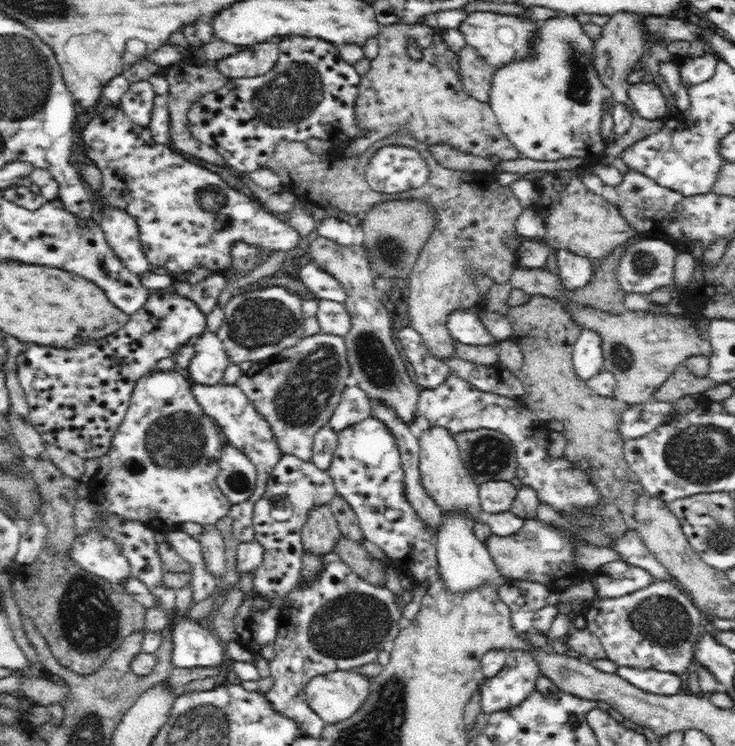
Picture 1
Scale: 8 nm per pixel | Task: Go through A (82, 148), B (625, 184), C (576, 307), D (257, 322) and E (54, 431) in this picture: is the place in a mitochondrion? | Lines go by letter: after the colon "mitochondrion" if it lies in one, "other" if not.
A: other
B: other
C: other
D: mitochondrion
E: other

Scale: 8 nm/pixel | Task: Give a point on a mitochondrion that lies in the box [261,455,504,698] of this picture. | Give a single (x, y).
(353, 624)

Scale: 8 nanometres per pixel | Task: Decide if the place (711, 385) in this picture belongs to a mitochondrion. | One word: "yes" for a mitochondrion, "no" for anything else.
no

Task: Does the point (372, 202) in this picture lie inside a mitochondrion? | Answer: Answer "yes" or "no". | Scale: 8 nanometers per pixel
no

